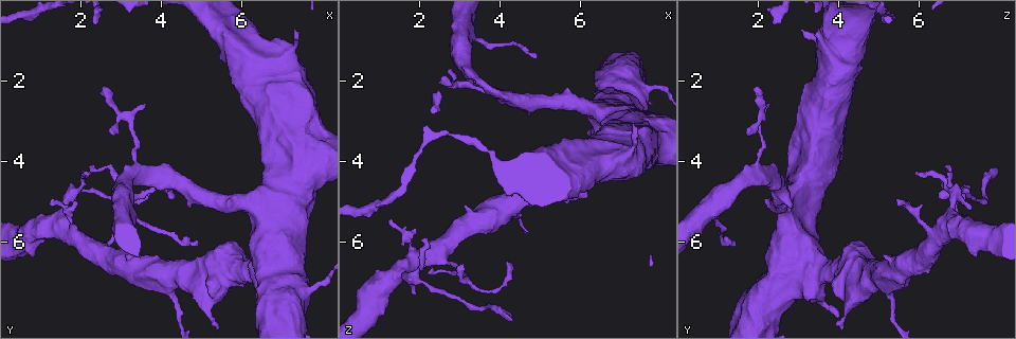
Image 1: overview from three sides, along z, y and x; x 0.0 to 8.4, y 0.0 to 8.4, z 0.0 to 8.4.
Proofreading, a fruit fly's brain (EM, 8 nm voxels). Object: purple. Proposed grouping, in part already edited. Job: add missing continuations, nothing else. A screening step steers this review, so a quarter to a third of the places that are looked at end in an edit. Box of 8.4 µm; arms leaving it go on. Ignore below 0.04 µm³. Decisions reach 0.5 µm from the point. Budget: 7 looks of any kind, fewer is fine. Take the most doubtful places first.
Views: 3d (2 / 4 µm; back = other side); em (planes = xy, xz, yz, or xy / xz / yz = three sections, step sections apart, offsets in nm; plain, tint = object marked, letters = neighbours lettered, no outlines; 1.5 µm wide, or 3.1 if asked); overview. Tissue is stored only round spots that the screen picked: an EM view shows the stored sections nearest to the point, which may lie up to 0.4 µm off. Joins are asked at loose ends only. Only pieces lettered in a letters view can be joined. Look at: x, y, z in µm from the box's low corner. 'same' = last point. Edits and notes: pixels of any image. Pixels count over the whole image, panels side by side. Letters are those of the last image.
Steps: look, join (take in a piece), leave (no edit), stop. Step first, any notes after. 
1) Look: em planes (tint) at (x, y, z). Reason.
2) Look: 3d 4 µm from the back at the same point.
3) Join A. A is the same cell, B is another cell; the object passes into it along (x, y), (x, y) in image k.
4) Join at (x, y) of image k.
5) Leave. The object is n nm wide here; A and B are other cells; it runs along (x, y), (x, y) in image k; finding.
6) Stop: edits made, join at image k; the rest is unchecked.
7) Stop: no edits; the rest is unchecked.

Look: em planes (letters) at (4.90, 6.00, 1.45). Free end.

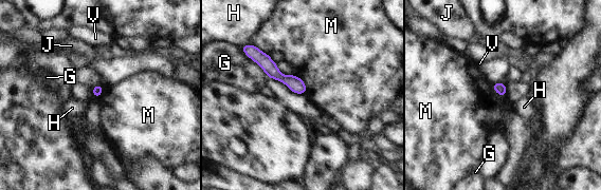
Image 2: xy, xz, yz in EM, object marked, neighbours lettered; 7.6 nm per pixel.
Leave. G, H, J, M and V are other cells; it runs along (256, 51), (280, 77), (304, 90) in image 2; no lettered piece goes on from it.

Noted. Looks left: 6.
Look: 3d 4 µm at (2.25, 4.05, 6.80). An open end.

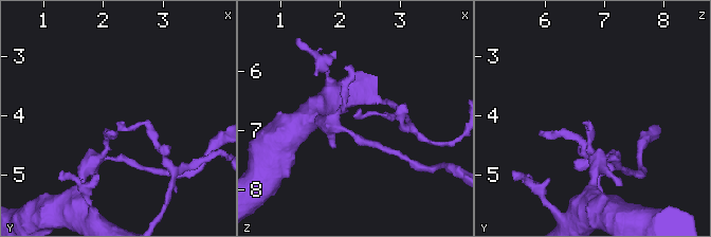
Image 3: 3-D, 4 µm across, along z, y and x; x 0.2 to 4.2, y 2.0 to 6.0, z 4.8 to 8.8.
Look: em xz step 8 (letters) at (2.25, 4.10, 6.80).

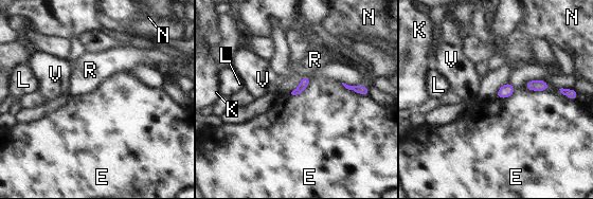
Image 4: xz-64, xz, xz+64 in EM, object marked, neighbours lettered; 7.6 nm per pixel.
Look: em yz step 8 (letters) at the same point.

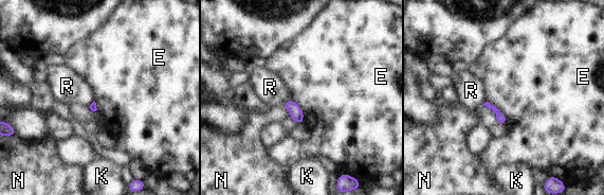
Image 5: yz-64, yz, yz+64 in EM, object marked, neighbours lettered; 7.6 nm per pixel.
Leave. E, K, N and R are other cells; a border runs along (487, 101), (505, 116), (507, 123) in image 5; no lettered piece goes on from it.

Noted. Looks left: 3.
Look: 3d 4 µm at (2.60, 2.10, 2.00).

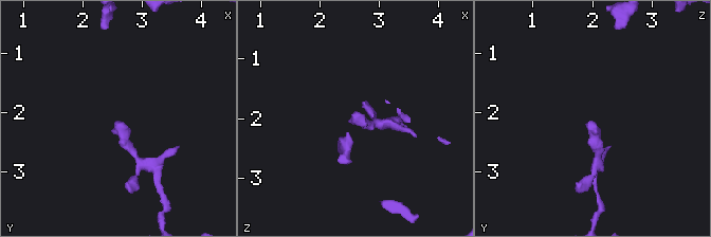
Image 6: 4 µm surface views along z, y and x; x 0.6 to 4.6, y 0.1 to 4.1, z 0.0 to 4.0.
Look: em planes (plain) at (2.55, 2.10, 2.00).

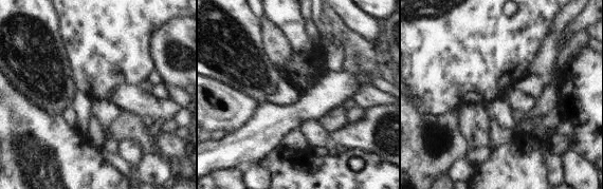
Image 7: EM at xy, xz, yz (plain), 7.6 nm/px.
Look: em planes (letters) at the same point.

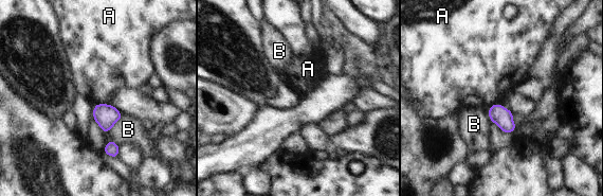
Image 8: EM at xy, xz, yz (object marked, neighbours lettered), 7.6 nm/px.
Leave. A and B are other cells; a border runs along (112, 104), (94, 105) in image 8; no lettered piece goes on from it.

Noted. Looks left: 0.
Stop: no edits; the rest is unchecked.

